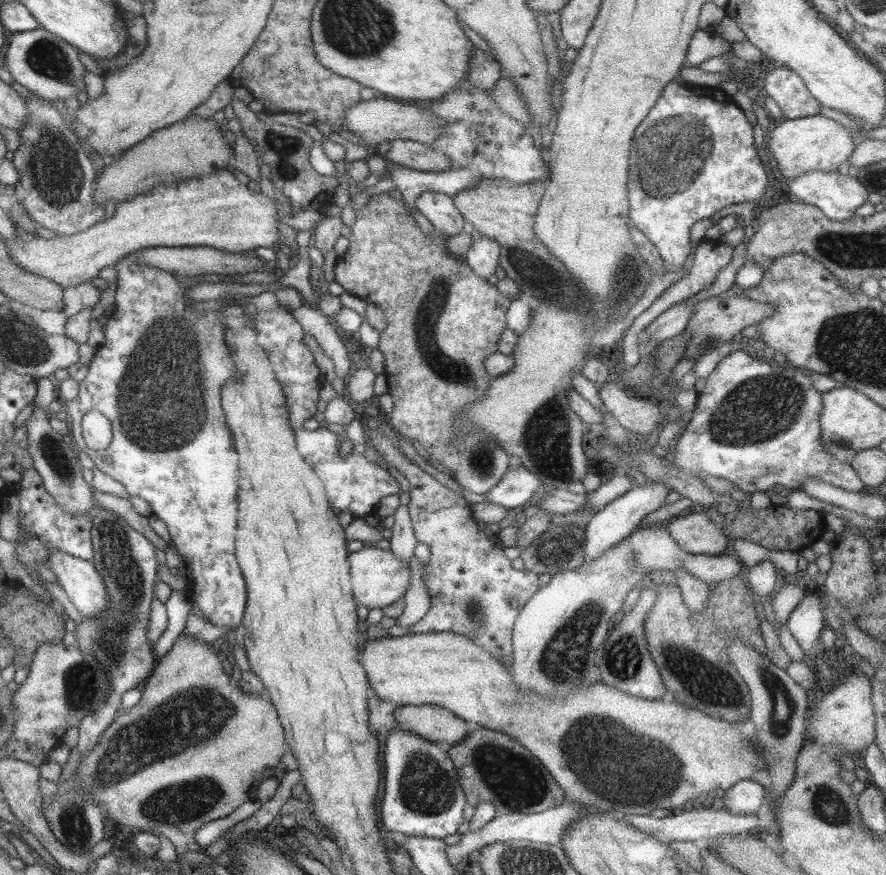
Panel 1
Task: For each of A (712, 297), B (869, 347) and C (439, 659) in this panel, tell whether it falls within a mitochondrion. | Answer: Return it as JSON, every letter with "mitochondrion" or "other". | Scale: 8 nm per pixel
{"A":"other","B":"mitochondrion","C":"other"}

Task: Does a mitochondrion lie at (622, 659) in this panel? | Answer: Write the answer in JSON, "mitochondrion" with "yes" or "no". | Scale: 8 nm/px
{"mitochondrion":"yes"}

